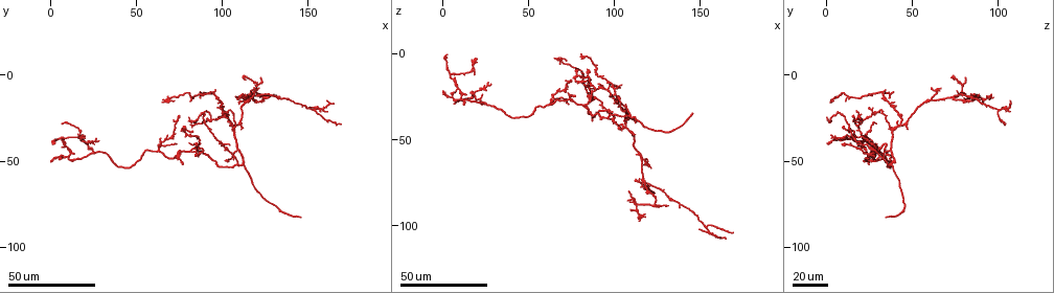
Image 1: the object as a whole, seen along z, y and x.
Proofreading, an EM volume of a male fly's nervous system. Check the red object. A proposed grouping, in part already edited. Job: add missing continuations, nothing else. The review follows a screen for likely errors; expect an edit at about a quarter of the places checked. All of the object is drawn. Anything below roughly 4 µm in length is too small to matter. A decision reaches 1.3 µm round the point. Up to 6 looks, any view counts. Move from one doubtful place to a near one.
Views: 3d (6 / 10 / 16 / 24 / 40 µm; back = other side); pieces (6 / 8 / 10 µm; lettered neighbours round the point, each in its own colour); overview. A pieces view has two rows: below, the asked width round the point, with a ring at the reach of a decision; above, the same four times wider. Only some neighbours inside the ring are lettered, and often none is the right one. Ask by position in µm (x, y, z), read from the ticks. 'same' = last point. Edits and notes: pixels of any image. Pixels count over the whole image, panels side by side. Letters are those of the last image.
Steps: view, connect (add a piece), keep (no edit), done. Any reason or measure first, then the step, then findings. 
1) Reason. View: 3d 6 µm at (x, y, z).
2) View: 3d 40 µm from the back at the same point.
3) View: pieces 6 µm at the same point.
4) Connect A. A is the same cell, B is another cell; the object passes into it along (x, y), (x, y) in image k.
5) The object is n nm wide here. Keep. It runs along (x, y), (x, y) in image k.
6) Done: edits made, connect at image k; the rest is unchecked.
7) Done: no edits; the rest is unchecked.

View: 3d 24 µm at (15, 44, 24).

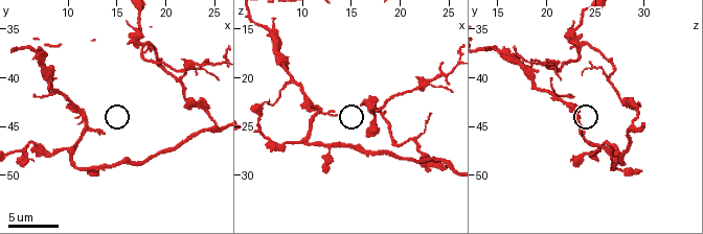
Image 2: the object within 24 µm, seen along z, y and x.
View: pieces 10 µm at (13.4, 45.8, 23.8).

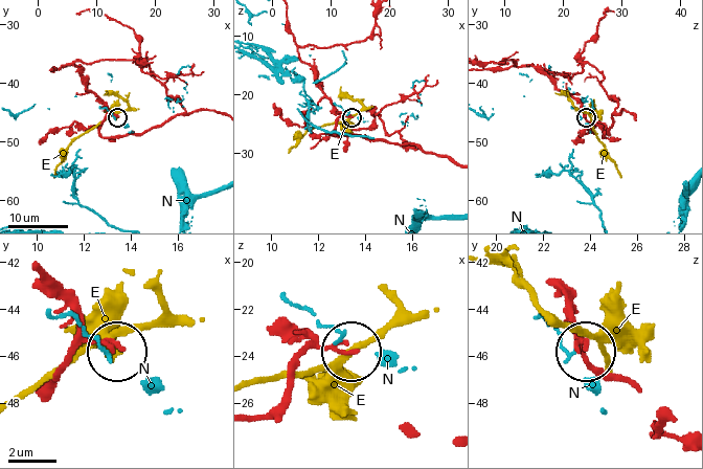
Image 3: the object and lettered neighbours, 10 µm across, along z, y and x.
The object is 180 nm wide here. Keep. E and N are other cells; it runs along (389, 142), (335, 134), (337, 119), (350, 116) in image 3; no lettered piece goes on from it.

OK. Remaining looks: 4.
View: 3d 24 µm at (0, 49, 21).

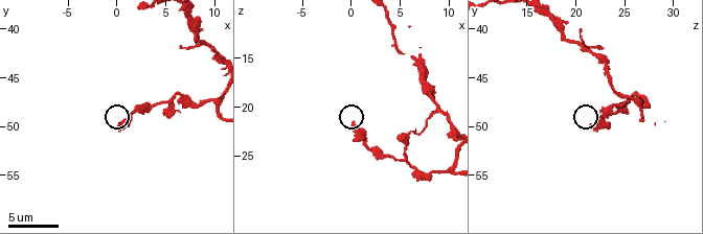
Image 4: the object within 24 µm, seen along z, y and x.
View: pieces 8 µm at (0.2, 49.8, 21.6).

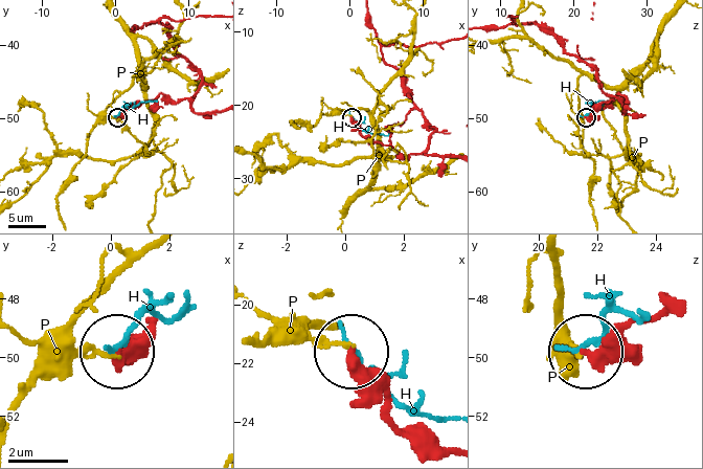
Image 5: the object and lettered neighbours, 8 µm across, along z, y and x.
Keep. H and P are other cells; no lettered piece goes on from it.

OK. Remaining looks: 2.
View: 3d 24 µm at (102, 51, 24).

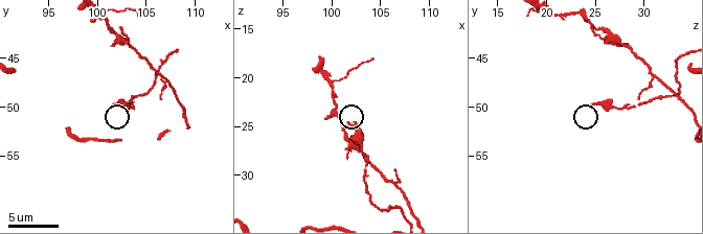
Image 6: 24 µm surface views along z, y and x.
See the neighbours. View: pieces 8 µm at (102.0, 49.8, 24.8).

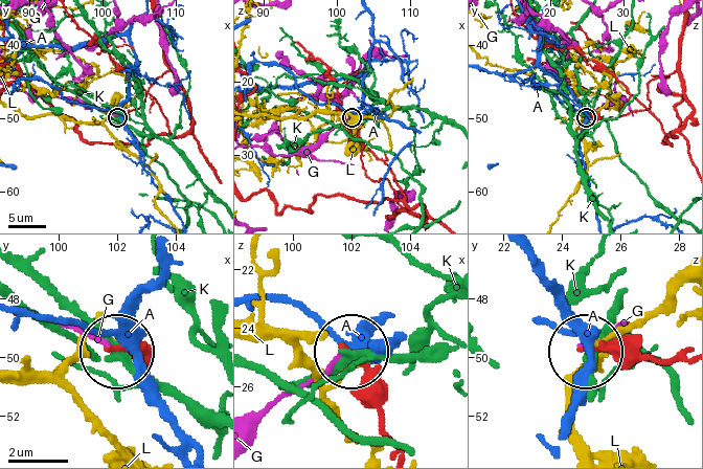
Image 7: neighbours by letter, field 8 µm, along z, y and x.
Keep. A, G, K and L are other cells; it runs along (684, 358), (589, 351) in image 7; no lettered piece goes on from it.

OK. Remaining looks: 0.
Done: no edits; the rest is unchecked.

